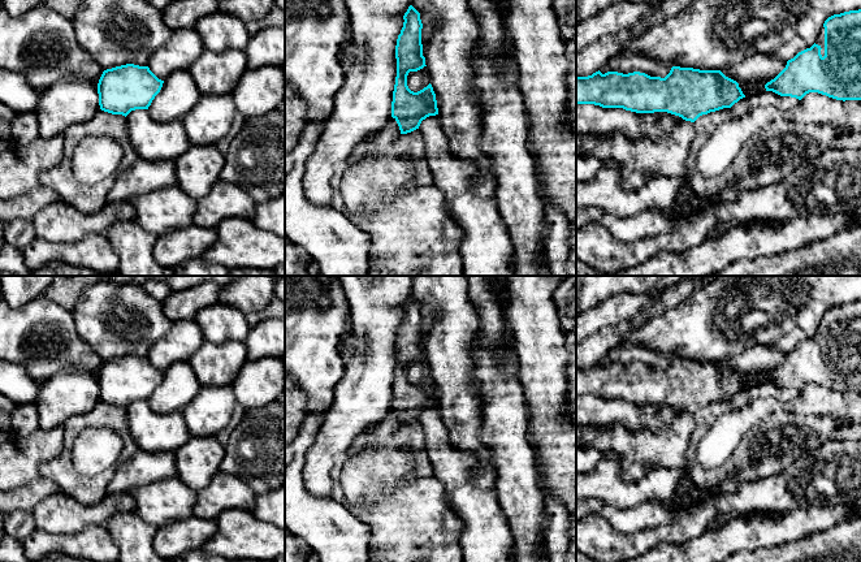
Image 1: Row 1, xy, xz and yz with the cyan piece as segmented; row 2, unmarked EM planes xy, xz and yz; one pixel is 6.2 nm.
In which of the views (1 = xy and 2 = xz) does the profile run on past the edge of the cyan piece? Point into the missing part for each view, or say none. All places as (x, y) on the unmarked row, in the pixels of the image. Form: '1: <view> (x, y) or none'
1: none
2: none

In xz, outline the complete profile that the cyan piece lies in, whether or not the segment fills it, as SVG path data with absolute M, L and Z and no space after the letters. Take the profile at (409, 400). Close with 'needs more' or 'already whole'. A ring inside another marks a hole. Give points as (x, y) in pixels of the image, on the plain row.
M410 297L403 311L395 337L397 368L391 408L397 412L401 425L407 425L419 420L427 408L438 406L438 399L430 375L417 384L411 382L407 377L408 364L417 363L427 356L423 347L420 304Z; already whole

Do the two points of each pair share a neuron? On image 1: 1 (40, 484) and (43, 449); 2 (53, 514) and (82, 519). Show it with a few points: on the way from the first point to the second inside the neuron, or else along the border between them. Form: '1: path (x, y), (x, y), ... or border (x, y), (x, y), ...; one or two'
1: border (40, 475), (13, 489); two
2: path (60, 514), (76, 518); one

